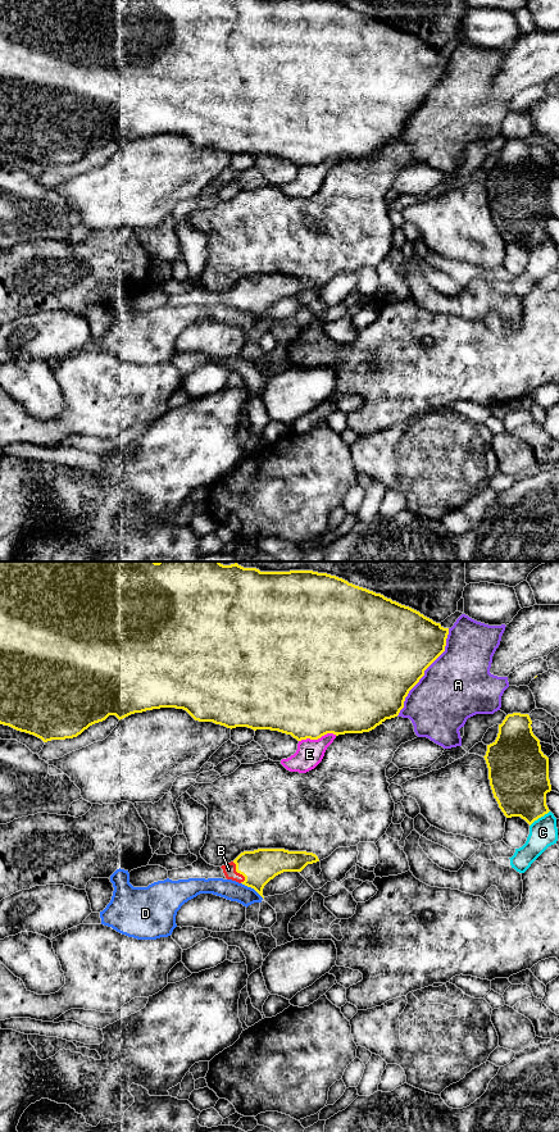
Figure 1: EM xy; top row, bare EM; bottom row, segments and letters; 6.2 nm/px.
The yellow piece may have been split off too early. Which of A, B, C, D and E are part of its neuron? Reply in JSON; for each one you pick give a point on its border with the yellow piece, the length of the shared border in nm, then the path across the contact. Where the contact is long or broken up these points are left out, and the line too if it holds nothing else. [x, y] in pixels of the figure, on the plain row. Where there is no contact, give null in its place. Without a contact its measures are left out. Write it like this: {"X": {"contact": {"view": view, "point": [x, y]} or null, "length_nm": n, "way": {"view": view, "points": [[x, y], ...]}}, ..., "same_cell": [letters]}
{"B": {"contact": {"view": "xy", "point": [239, 298]}, "length_nm": 150, "way": {"view": "xy", "points": [[258, 292], [239, 298], [228, 295]]}}, "same_cell": ["B"]}

